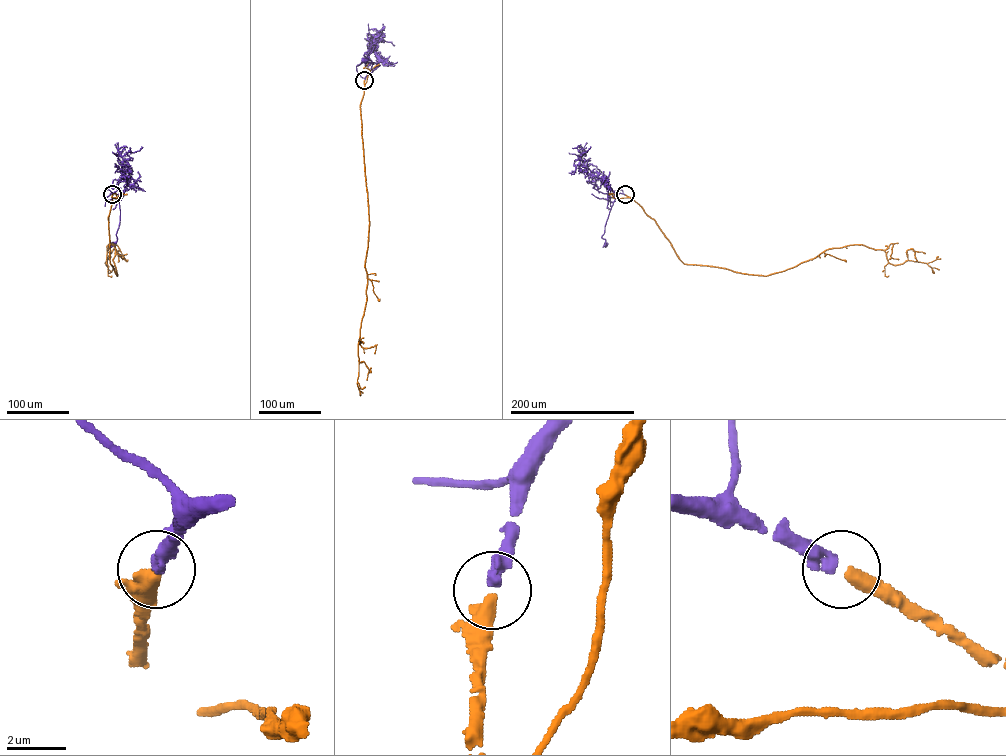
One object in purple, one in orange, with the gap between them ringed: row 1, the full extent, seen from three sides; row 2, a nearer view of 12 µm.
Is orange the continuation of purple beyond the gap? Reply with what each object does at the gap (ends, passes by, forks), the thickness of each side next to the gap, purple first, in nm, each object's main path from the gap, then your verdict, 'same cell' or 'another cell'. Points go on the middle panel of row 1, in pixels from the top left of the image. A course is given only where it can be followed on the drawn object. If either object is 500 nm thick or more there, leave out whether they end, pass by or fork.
purple ends; orange ends; calibres 420 and 480 nm; course purple (364, 80), (377, 67), (371, 69), (369, 56), (369, 60), (364, 60); course orange (364, 80), (360, 114), (369, 227), (365, 265), (366, 300), (358, 341), (357, 381), (361, 389), (365, 387); same cell

